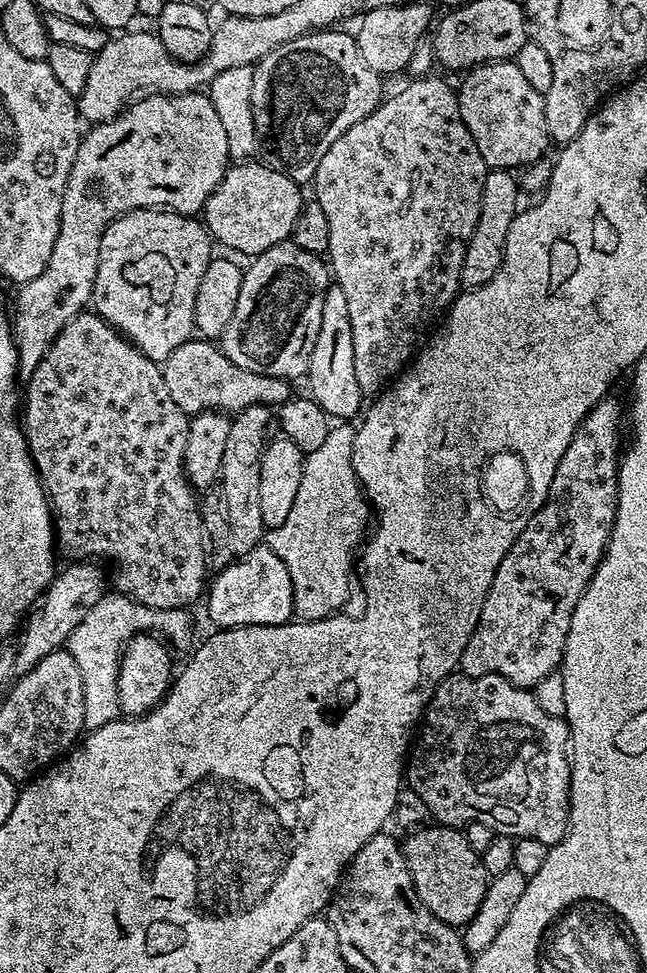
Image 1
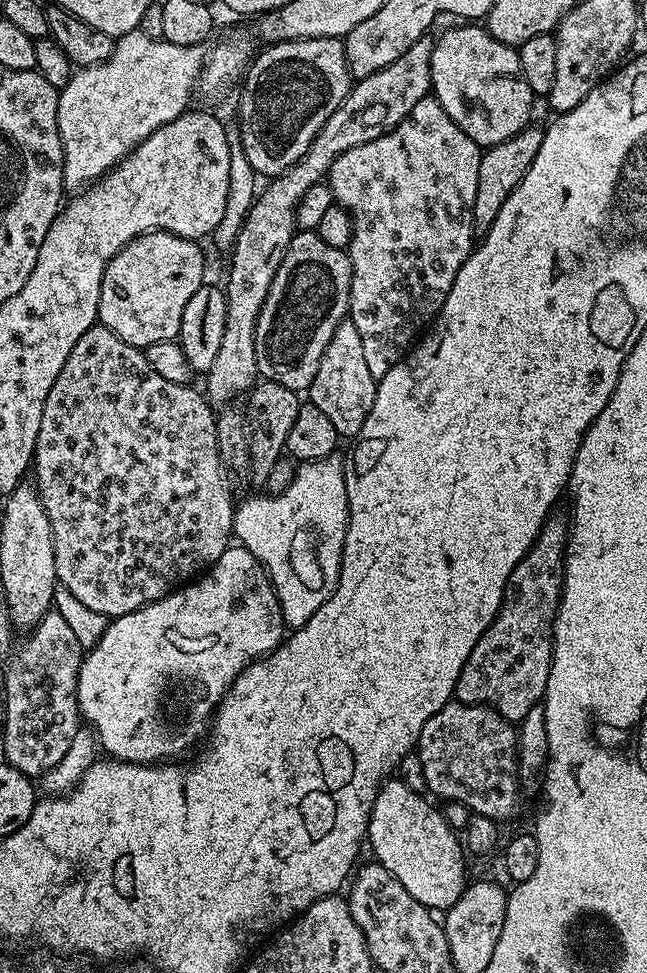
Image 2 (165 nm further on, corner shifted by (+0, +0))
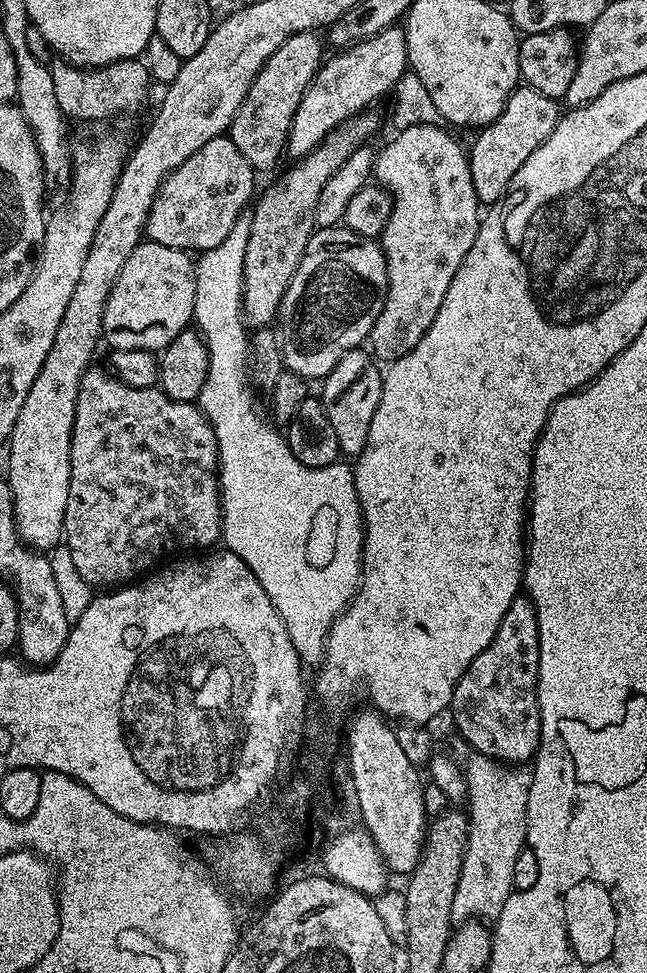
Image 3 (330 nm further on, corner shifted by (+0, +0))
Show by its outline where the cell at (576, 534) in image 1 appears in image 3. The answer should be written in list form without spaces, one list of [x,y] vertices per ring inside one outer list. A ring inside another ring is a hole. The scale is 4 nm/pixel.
[[[517,594],[514,602],[510,602],[510,610],[506,610],[506,614],[502,614],[502,622],[498,622],[498,630],[494,634],[494,638],[490,642],[490,646],[486,646],[486,650],[482,650],[482,654],[478,654],[478,658],[474,658],[470,662],[470,666],[462,674],[462,678],[458,678],[458,686],[452,695],[450,705],[450,713],[452,712],[452,720],[456,723],[455,731],[467,742],[475,752],[481,752],[487,756],[491,756],[494,760],[499,760],[509,766],[520,766],[525,762],[531,761],[535,757],[536,749],[542,743],[542,713],[538,706],[538,694],[536,687],[538,686],[538,658],[540,657],[540,635],[538,634],[538,616],[536,614],[536,606],[533,601],[529,600],[527,595]]]

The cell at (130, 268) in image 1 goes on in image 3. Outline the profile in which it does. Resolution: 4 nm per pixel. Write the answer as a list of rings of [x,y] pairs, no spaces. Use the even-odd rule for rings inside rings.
[[[153,240],[141,242],[134,254],[126,258],[126,266],[122,266],[122,274],[118,274],[118,282],[114,282],[114,290],[106,302],[102,336],[106,344],[108,340],[109,349],[159,353],[167,344],[174,342],[174,338],[178,338],[178,334],[185,332],[193,323],[195,285],[196,265],[193,257],[185,249],[162,246]]]

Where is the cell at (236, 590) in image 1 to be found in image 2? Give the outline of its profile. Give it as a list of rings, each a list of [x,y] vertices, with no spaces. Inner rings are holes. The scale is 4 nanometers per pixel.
[[[229,546],[220,559],[214,561],[211,568],[207,569],[199,578],[193,579],[177,588],[176,591],[163,596],[162,599],[150,602],[130,614],[115,617],[102,634],[100,641],[83,653],[81,668],[78,670],[76,692],[77,706],[80,708],[83,723],[94,733],[99,747],[103,751],[105,748],[108,751],[105,753],[113,760],[125,760],[131,764],[158,764],[175,761],[177,758],[183,757],[180,756],[183,752],[190,751],[203,736],[205,739],[209,735],[210,721],[213,719],[217,706],[220,705],[220,699],[228,693],[228,688],[236,681],[238,674],[242,674],[242,670],[246,666],[250,666],[254,660],[259,660],[261,656],[266,656],[269,652],[274,651],[285,635],[284,616],[280,613],[280,603],[276,597],[272,579],[260,565],[260,561],[254,558],[254,554],[250,554],[242,546]],[[116,700],[132,700],[132,740],[124,740],[124,726],[116,724],[114,720],[110,720],[106,716],[106,712],[114,704],[116,704],[116,708],[122,708]]]

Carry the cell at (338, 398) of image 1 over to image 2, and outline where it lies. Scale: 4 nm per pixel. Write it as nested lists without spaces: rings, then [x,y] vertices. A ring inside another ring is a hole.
[[[345,318],[338,330],[334,330],[334,338],[330,338],[330,346],[326,346],[322,354],[318,374],[314,374],[314,382],[306,390],[307,399],[318,406],[326,418],[330,418],[337,437],[354,438],[362,430],[362,422],[366,422],[366,414],[370,414],[370,406],[374,406],[377,383],[377,377],[366,370],[366,357],[358,326],[354,326],[351,319]]]

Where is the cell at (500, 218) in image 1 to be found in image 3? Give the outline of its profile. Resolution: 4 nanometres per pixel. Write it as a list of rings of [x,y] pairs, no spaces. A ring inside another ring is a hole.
[[[520,86],[513,91],[511,96],[505,99],[504,109],[496,114],[495,120],[485,124],[475,133],[476,141],[473,142],[472,148],[470,144],[468,161],[470,162],[470,178],[474,178],[474,190],[481,205],[497,204],[508,193],[508,187],[514,178],[514,174],[518,174],[518,170],[522,170],[522,162],[526,162],[526,158],[530,158],[530,154],[534,150],[538,150],[538,146],[542,146],[542,142],[546,142],[546,138],[554,130],[556,121],[562,115],[561,109],[556,108],[559,108],[557,101],[538,94],[538,90]]]

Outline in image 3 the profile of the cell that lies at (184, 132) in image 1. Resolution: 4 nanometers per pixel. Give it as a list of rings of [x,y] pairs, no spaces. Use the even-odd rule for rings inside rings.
[[[227,135],[206,142],[206,146],[198,150],[198,154],[190,154],[190,158],[182,162],[182,166],[178,166],[164,178],[152,203],[152,213],[148,215],[147,239],[162,246],[182,248],[192,254],[199,254],[218,246],[218,242],[222,242],[222,238],[230,234],[230,226],[238,222],[238,214],[242,214],[242,210],[249,207],[253,199],[252,187],[255,186],[256,180],[252,176],[255,175],[250,162],[242,158],[238,146],[234,146],[234,142]]]

